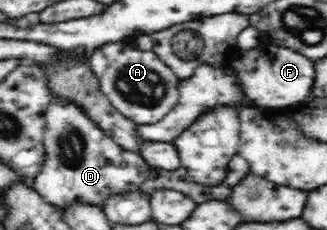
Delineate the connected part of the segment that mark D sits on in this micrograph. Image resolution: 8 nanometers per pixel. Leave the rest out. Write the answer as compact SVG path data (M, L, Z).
M52 96L44 115L45 157L32 187L48 204L61 210L78 200L82 204L102 207L102 202L112 194L140 191L142 182L148 178L148 164L138 153L124 150L106 137L103 130L86 115L86 111L82 111L82 107Z

